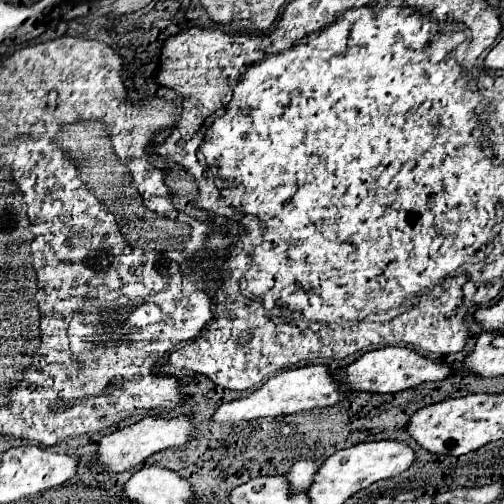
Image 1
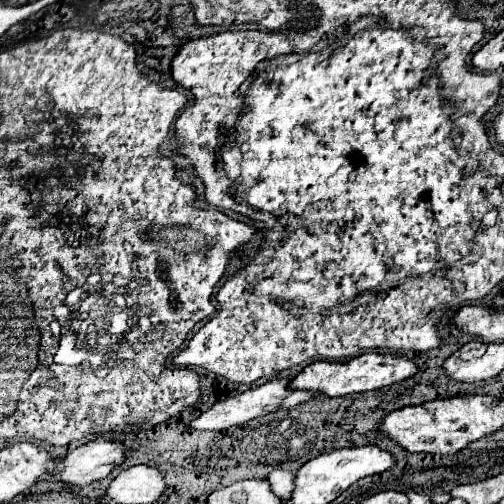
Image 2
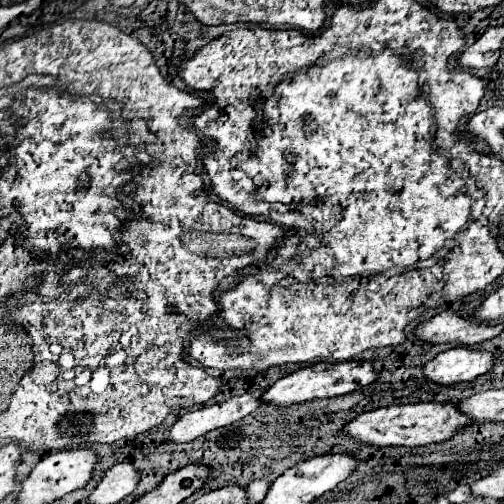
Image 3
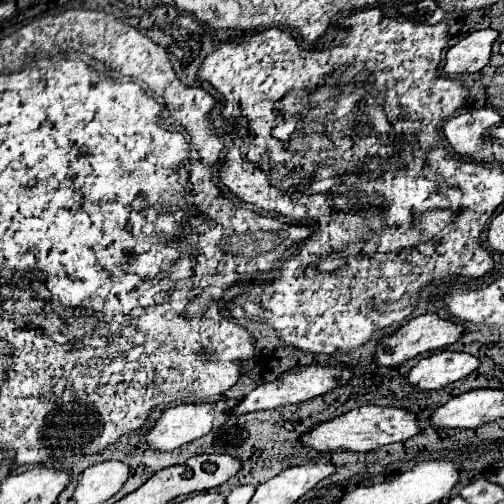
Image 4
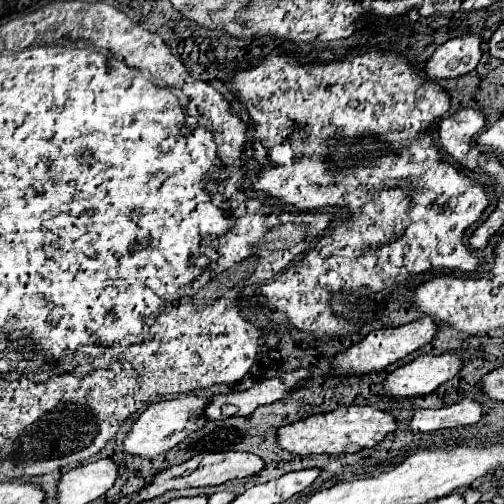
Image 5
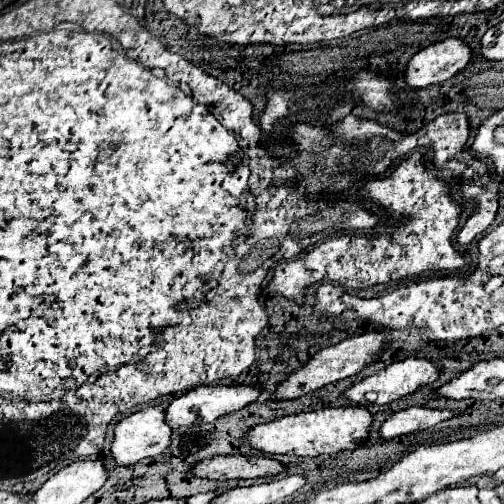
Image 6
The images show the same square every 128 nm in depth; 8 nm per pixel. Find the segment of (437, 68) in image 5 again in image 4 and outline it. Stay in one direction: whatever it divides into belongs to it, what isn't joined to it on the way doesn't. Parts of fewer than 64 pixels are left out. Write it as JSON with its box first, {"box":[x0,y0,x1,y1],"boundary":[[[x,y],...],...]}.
{"box":[446,30,498,74],"boundary":[[[478,30],[464,40],[460,40],[456,46],[452,46],[446,52],[446,74],[464,74],[464,72],[478,72],[482,70],[492,54],[492,44],[496,42],[498,32],[496,30]]]}

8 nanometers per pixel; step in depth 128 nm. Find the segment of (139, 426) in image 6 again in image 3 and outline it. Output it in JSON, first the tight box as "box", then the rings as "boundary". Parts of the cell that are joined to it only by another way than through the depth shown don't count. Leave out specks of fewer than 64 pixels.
{"box":[166,390,264,442],"boundary":[[[264,390],[246,392],[226,402],[218,402],[218,404],[210,404],[194,412],[186,412],[178,418],[178,422],[172,426],[166,438],[170,442],[192,442],[194,438],[204,436],[210,430],[230,426],[242,420],[244,416],[248,416],[250,412],[254,412],[256,408],[260,408],[264,404],[262,394]]]}

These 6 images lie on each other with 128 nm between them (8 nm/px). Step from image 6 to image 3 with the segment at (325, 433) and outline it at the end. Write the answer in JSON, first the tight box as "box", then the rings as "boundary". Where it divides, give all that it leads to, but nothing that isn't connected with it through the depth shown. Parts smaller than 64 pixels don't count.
{"box":[344,402,472,446],"boundary":[[[426,402],[426,404],[402,404],[402,406],[386,406],[372,412],[364,412],[356,416],[344,430],[362,442],[374,446],[428,446],[436,442],[446,442],[454,438],[462,428],[470,426],[472,420],[464,412],[456,408],[454,402]]]}

